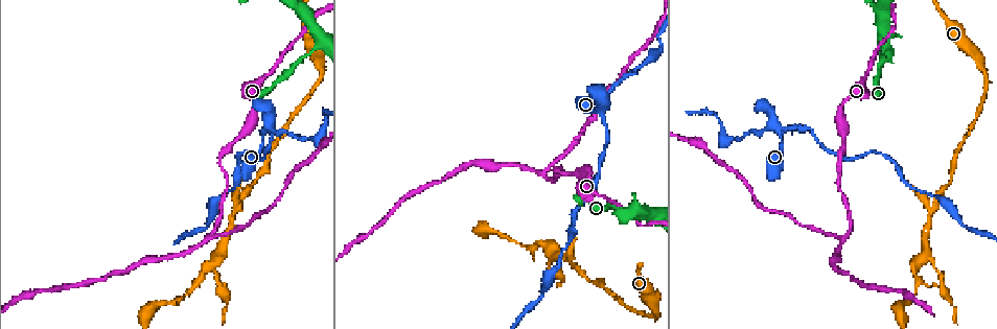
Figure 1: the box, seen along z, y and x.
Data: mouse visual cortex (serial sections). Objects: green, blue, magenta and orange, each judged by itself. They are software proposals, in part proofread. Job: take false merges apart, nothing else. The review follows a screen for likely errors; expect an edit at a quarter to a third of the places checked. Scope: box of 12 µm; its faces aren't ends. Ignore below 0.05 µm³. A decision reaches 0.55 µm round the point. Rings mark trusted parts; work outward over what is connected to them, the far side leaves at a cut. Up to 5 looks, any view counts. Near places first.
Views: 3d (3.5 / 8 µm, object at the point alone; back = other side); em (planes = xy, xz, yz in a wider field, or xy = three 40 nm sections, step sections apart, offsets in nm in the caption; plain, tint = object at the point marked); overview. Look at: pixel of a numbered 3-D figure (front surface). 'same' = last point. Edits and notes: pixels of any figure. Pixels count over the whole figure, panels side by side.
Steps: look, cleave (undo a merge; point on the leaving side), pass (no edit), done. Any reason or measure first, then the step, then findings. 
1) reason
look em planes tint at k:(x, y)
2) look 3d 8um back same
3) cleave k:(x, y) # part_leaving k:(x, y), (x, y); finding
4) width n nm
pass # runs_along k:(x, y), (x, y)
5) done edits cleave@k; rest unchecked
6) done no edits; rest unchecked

narrows sharply
look 3d 3.5um at 1:(778, 128)

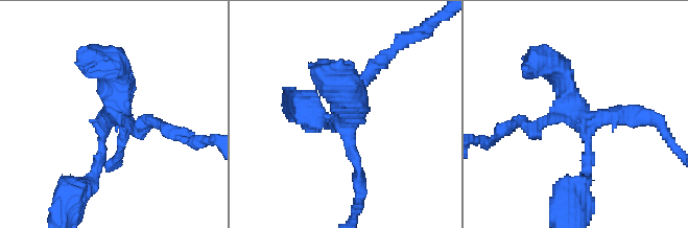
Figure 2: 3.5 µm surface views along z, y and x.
arms 4; arm_widths 150, 200, 200, 350 nm; now the EM
look em xy step 2 tint at 2:(584, 118)

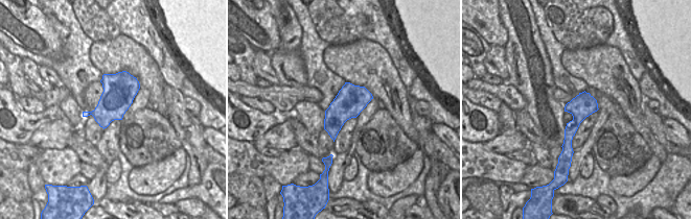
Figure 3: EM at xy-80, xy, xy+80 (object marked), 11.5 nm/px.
pass # runs_along 3:(586, 95), (570, 130), (566, 153); one cell here

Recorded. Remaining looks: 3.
two arms in line, one across
look 3d 3.5um at 1:(210, 237)

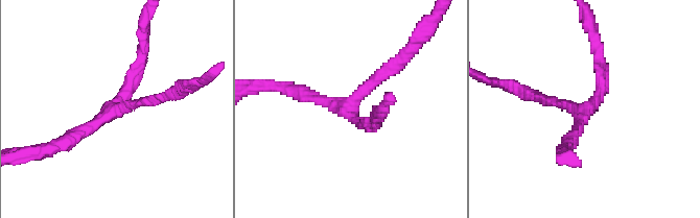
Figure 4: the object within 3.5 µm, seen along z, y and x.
arms 3; arm_widths 200, 200, 200 nm
look em xy step 3 tint at 4:(587, 107)

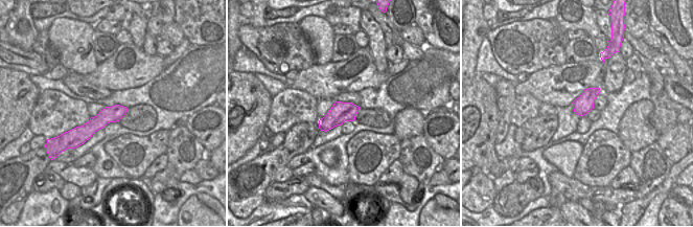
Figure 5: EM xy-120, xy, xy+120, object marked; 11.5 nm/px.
width 240 nm
pass # runs_along 5:(123, 110), (73, 134); continuous, no second cell

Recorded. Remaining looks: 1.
done no edits; rest unchecked

